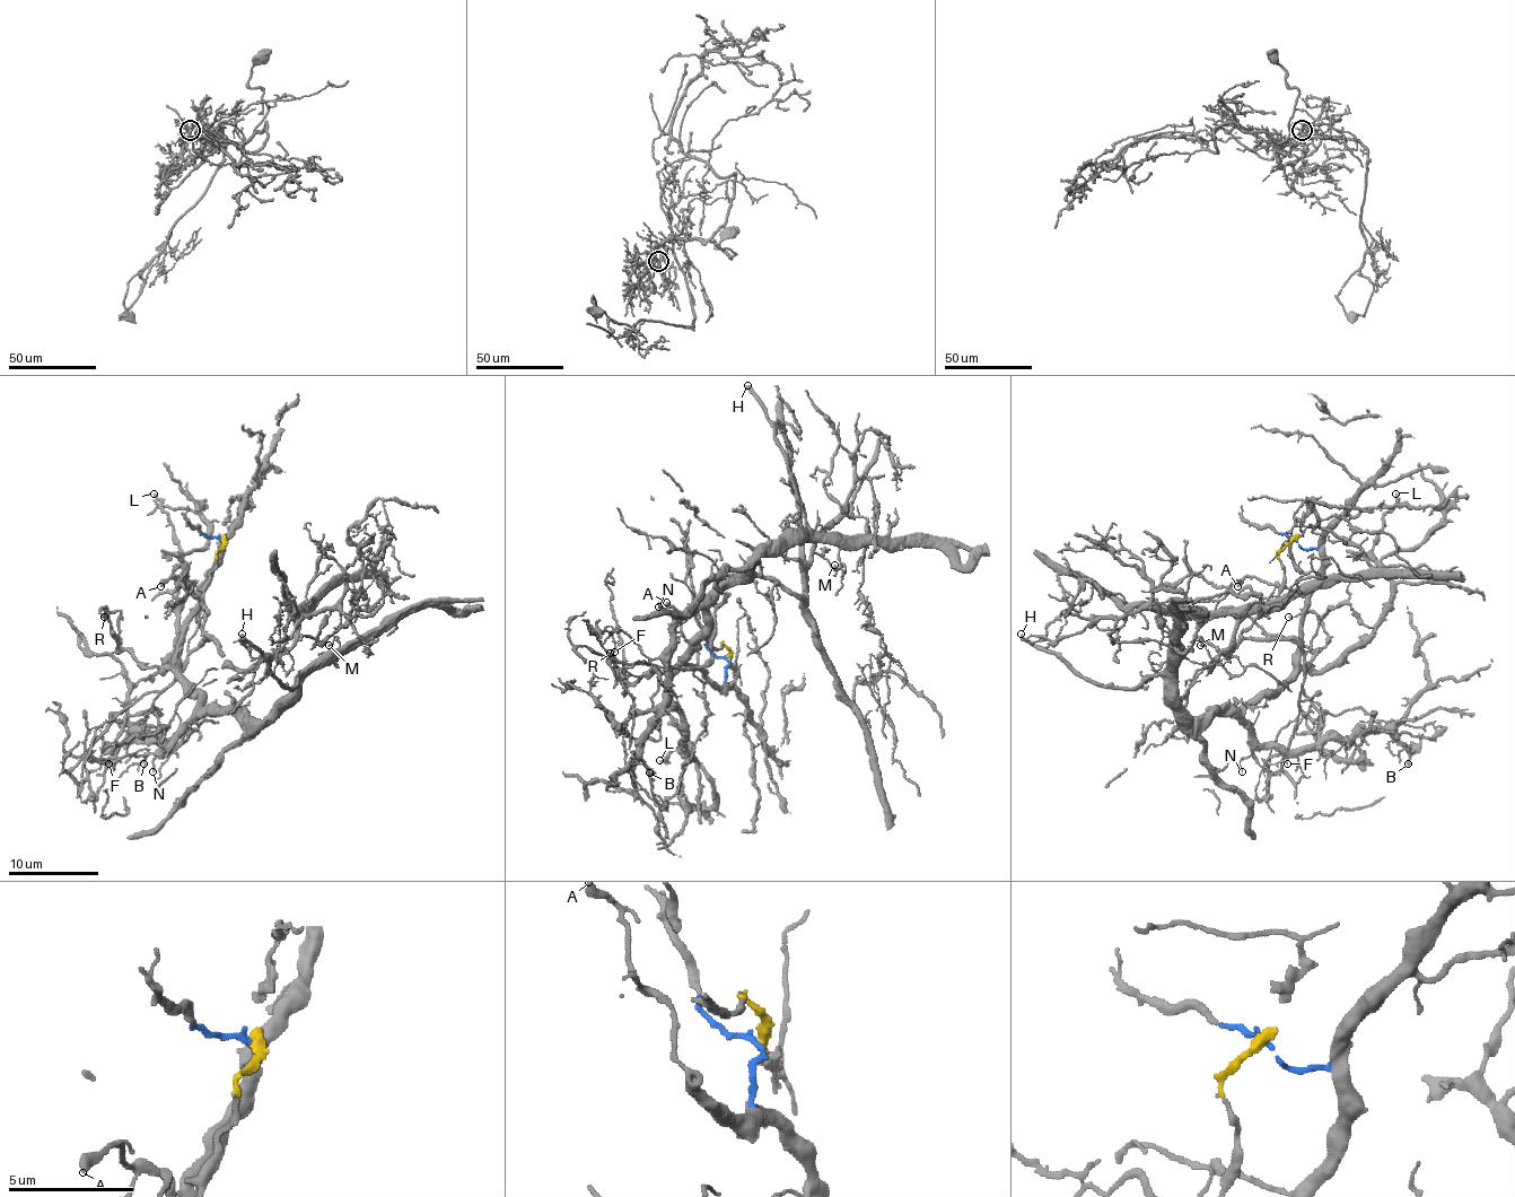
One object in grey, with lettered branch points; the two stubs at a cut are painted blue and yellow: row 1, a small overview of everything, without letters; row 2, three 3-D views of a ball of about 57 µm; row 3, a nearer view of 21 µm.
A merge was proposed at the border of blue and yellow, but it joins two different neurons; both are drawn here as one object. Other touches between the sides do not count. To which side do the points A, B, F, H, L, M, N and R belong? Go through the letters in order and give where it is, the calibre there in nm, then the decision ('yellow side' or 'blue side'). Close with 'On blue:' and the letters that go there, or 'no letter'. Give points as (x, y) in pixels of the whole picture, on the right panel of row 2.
A: (1237, 586) | 400 nm | blue side
B: (1408, 763) | 140 nm | blue side
F: (1287, 763) | 130 nm | blue side
H: (1021, 634) | 320 nm | blue side
L: (1395, 494) | 140 nm | blue side
M: (1200, 645) | 160 nm | blue side
N: (1242, 771) | 150 nm | blue side
R: (1288, 617) | 170 nm | blue side
On blue: A, B, F, H, L, M, N, R

